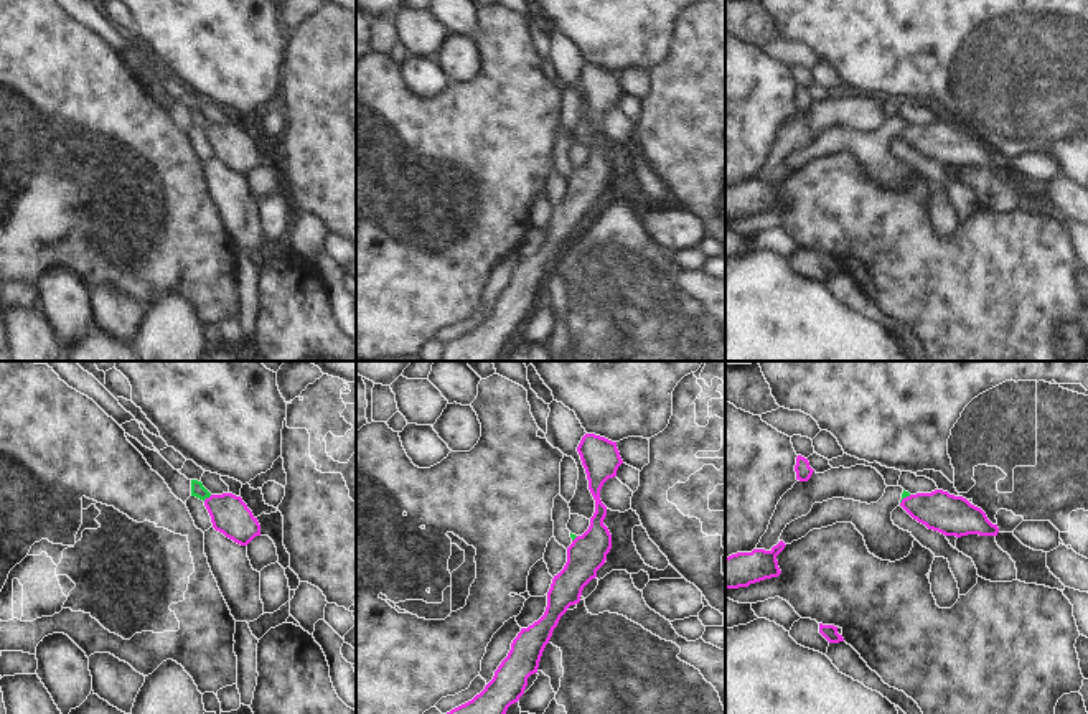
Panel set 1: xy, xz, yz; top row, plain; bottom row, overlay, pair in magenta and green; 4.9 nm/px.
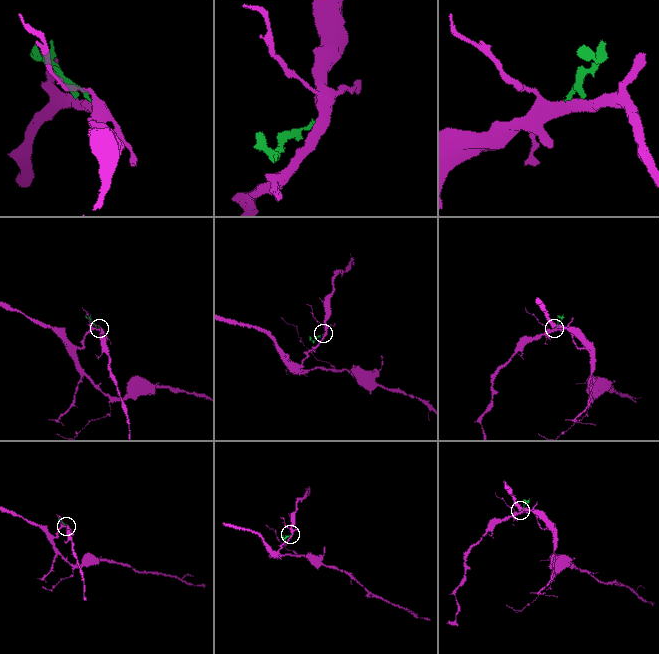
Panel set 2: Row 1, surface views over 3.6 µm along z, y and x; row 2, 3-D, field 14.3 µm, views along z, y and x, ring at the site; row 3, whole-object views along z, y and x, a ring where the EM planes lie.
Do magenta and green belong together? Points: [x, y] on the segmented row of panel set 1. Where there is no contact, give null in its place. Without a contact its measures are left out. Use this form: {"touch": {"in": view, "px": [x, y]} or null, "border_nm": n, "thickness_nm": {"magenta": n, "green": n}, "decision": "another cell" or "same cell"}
{"touch": {"in": "xy", "px": [206, 498]}, "border_nm": 50, "thickness_nm": {"magenta": 190, "green": 70}, "decision": "another cell"}

